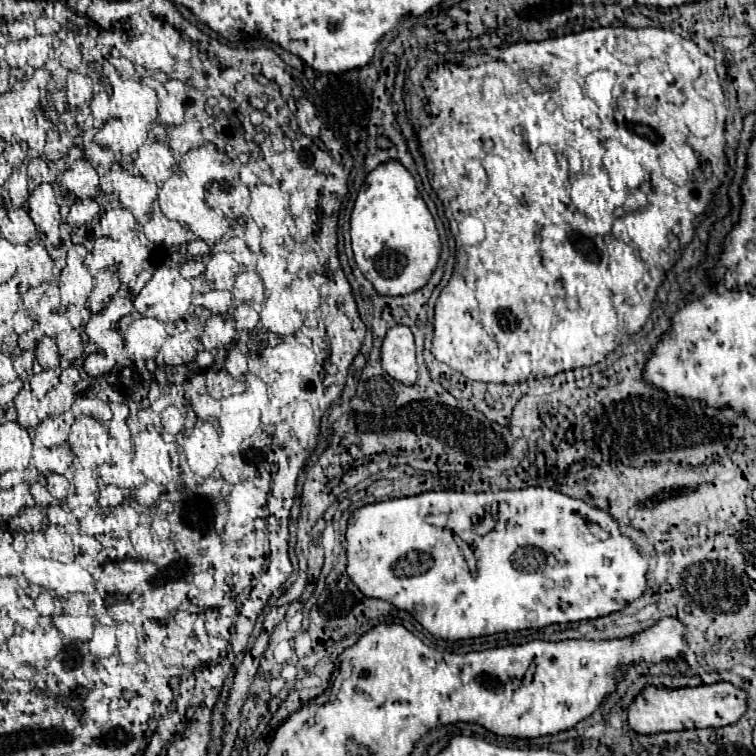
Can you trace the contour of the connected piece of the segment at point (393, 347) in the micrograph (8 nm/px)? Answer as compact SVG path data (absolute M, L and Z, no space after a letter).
M396 325L386 333L382 343L382 367L392 379L404 385L418 381L414 335L406 325Z

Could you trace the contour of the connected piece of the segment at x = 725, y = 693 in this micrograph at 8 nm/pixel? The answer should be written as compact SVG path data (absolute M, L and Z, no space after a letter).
M720 681L714 685L702 687L684 687L684 689L664 689L664 687L646 687L634 703L628 707L628 723L636 733L652 735L662 731L682 731L682 729L702 729L702 727L724 727L736 723L748 709L748 695L744 689Z

